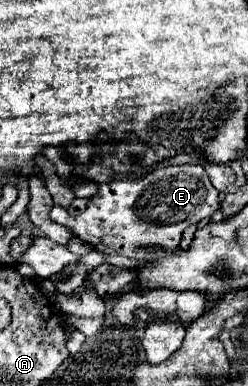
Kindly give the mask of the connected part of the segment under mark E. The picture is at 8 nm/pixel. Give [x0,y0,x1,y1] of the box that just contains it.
[49,166,219,256]

